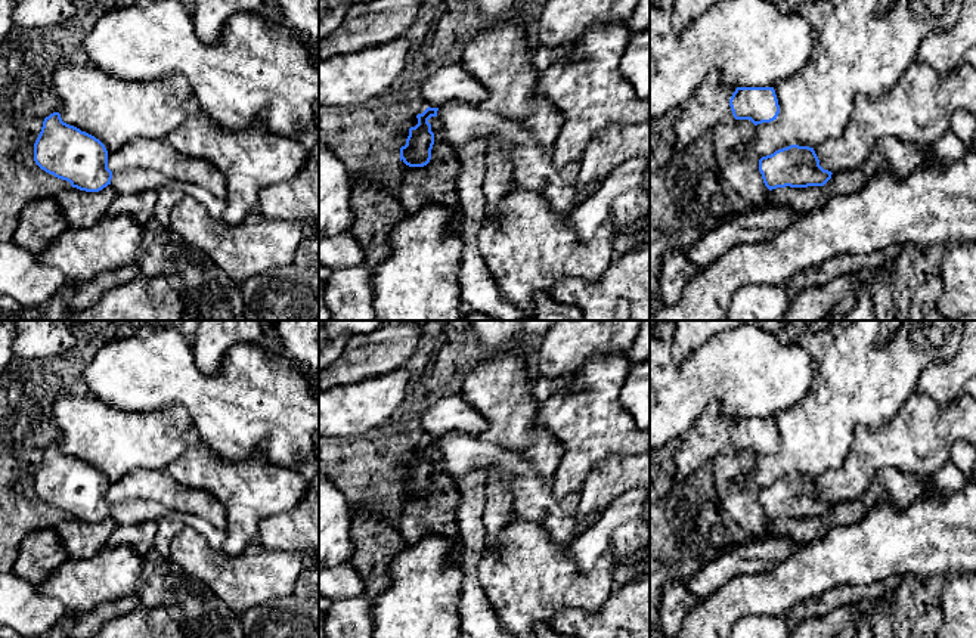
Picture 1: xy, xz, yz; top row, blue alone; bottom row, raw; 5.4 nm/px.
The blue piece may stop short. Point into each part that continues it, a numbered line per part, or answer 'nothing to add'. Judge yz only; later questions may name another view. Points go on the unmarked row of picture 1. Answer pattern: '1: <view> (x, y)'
nothing to add

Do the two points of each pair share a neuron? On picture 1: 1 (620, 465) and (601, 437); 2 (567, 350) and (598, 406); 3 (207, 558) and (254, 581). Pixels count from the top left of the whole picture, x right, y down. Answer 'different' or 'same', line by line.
1: different
2: different
3: same

